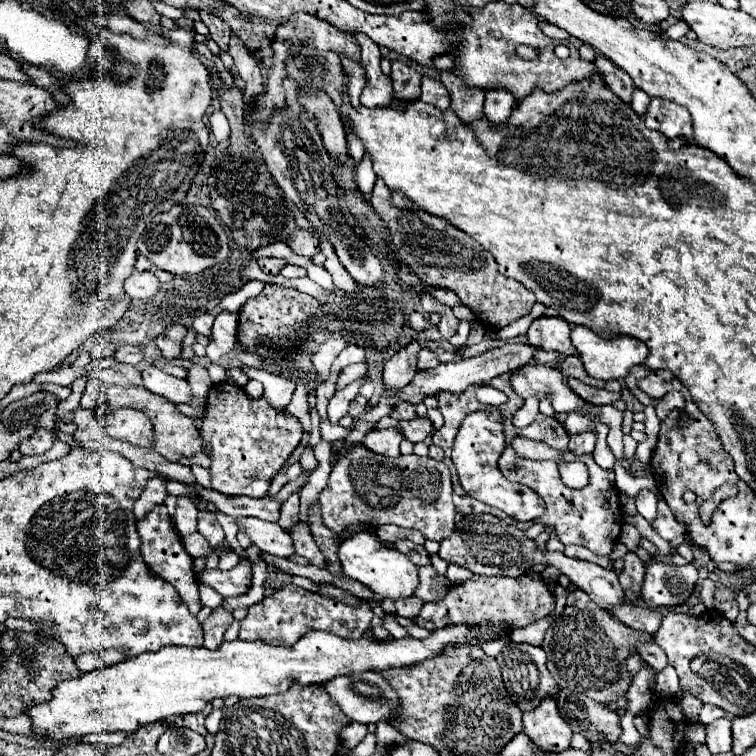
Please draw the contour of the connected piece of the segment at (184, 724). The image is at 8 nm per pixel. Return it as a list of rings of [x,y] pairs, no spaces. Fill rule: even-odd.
[[[208,704],[208,706],[206,706],[202,712],[198,712],[198,714],[192,714],[192,716],[176,716],[176,718],[174,718],[174,724],[176,724],[178,728],[190,728],[190,730],[194,730],[194,732],[206,736],[208,732],[206,732],[206,728],[204,728],[204,718],[206,718],[210,712],[212,712],[212,704]]]

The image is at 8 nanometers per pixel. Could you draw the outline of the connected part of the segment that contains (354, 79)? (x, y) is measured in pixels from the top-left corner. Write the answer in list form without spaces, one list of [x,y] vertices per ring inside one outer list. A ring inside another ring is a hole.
[[[342,56],[342,68],[344,74],[348,76],[348,98],[354,108],[360,108],[360,94],[364,88],[364,68],[360,68],[360,62],[348,60]]]

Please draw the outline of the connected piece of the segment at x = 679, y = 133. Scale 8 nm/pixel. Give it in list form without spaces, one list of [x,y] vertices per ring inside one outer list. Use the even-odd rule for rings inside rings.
[[[652,98],[650,106],[648,106],[648,112],[644,116],[644,122],[646,122],[648,128],[658,130],[660,134],[668,136],[668,140],[682,138],[686,146],[696,144],[694,142],[694,132],[692,132],[690,112],[684,106],[672,104],[668,100]]]

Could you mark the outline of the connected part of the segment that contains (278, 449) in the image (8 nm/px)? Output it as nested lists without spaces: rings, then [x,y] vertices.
[[[230,382],[214,384],[206,398],[206,412],[200,434],[210,446],[212,474],[210,488],[228,496],[262,498],[268,494],[274,476],[282,470],[290,454],[302,440],[300,422],[288,412],[276,412],[266,400],[252,400]]]

